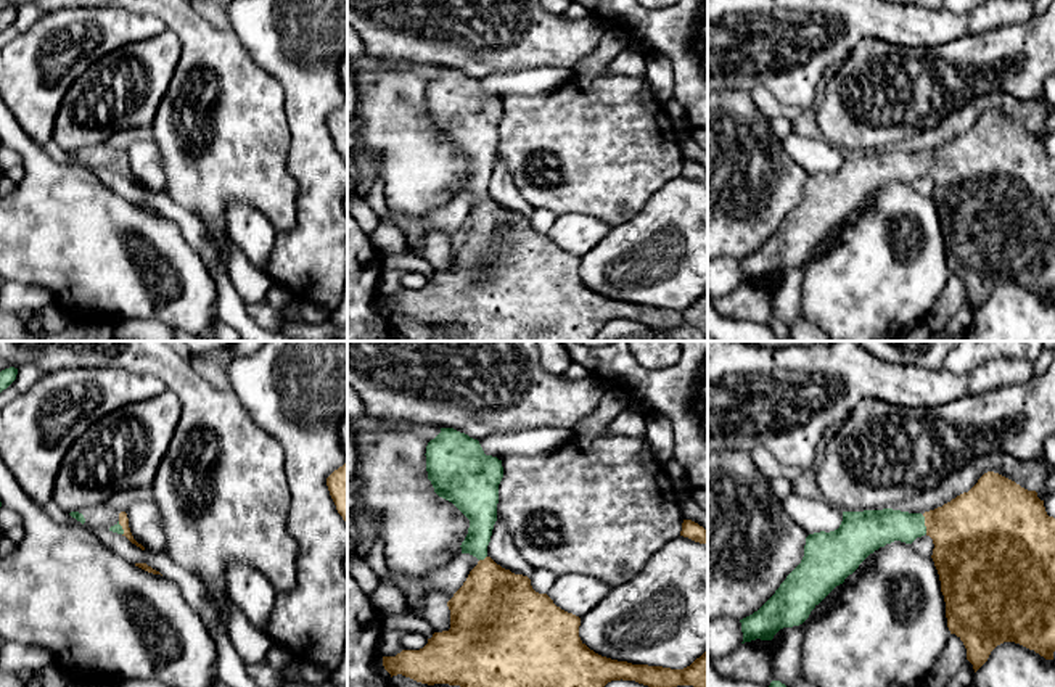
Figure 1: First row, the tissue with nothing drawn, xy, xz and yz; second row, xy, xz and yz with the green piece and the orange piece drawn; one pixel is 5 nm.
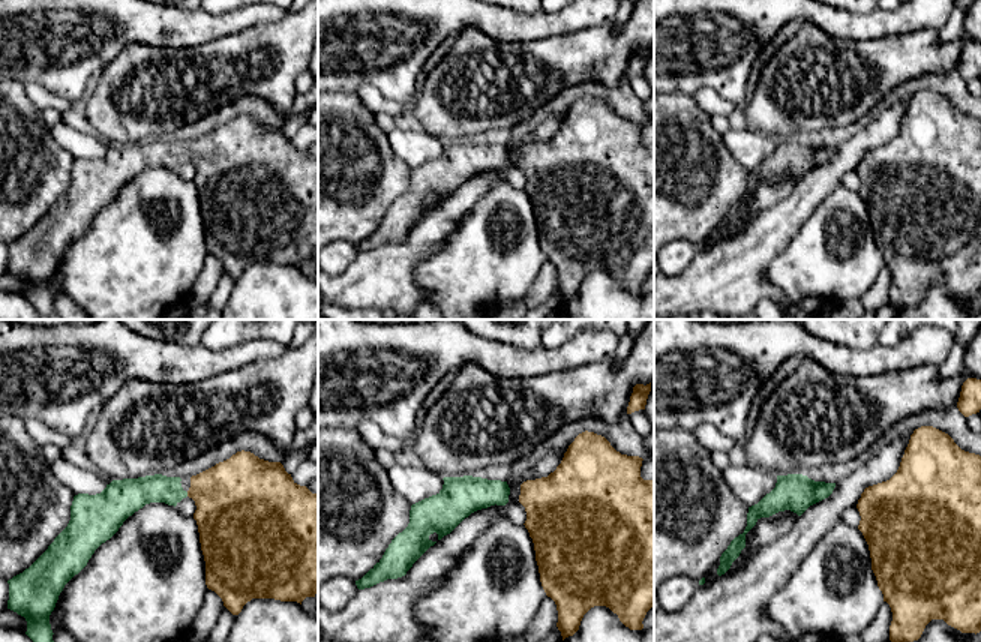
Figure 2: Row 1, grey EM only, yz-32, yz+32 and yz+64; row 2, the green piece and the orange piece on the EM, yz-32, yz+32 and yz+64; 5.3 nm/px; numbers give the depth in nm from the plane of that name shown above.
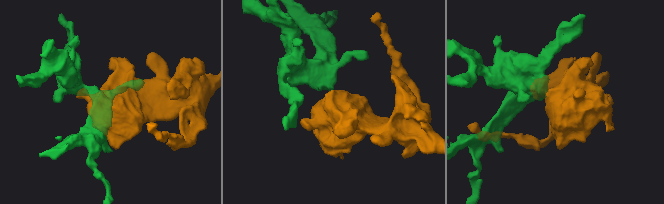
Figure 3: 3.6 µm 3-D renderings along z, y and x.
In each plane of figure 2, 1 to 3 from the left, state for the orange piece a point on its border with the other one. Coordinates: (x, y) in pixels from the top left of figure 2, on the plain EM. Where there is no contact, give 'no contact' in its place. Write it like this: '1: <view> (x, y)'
1: yz-32 (186, 158)
2: no contact
3: no contact

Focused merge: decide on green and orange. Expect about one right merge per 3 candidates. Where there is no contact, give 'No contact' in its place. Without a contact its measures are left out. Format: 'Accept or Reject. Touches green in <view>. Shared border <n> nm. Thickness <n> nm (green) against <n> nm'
Accept. Touches green in yz. Shared border 100 nm. Thickness 190 nm (green) against 400 nm

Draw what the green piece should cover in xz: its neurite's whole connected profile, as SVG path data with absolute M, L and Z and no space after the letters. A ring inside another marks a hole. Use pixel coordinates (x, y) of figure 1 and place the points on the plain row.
M441 68L441 72L428 82L425 95L428 119L434 132L452 142L470 159L468 174L460 185L462 193L470 193L479 201L447 241L450 249L449 270L434 272L420 290L402 290L396 296L383 296L383 306L391 317L402 314L428 325L460 325L466 330L468 341L593 341L608 322L621 319L635 320L651 328L693 325L708 338L708 290L683 309L632 304L601 296L581 280L579 256L556 246L547 233L536 232L528 216L502 208L487 195L497 161L499 124L503 117L503 106L502 100L484 93L478 79L454 68Z

